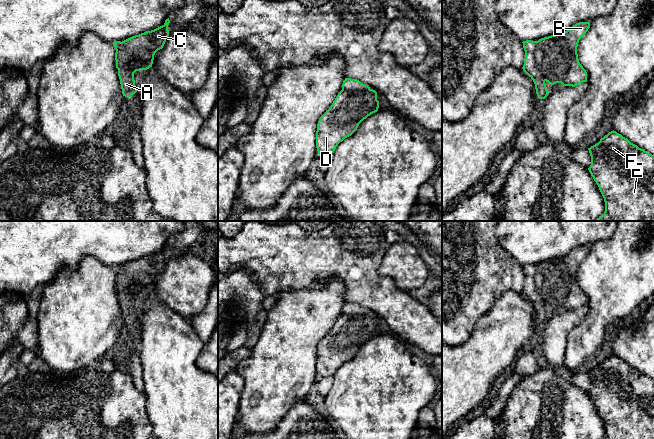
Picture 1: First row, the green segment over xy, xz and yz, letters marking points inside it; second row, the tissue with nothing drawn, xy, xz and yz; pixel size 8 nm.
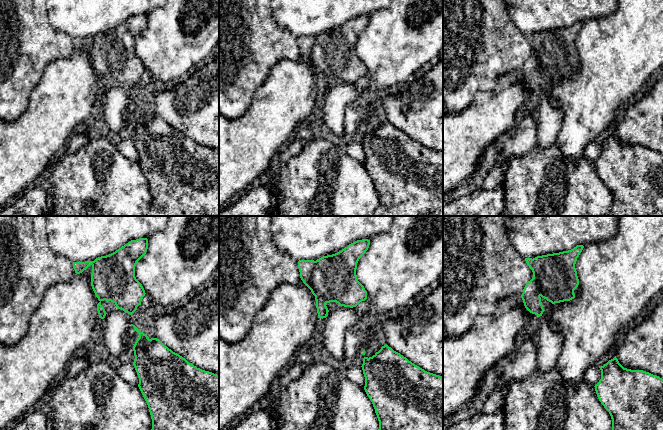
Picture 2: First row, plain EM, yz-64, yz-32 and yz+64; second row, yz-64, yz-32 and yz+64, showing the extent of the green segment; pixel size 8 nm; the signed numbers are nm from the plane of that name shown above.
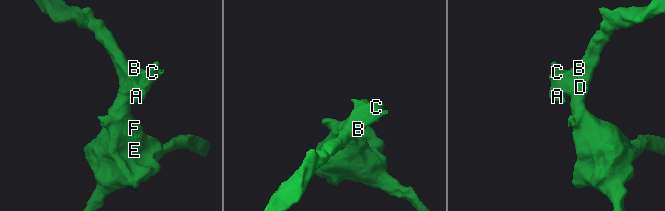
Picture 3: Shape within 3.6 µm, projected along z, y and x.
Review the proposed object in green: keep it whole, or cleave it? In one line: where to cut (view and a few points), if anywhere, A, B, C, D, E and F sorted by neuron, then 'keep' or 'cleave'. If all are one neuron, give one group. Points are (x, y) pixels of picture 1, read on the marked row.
no cut | A B C D E F | keep

